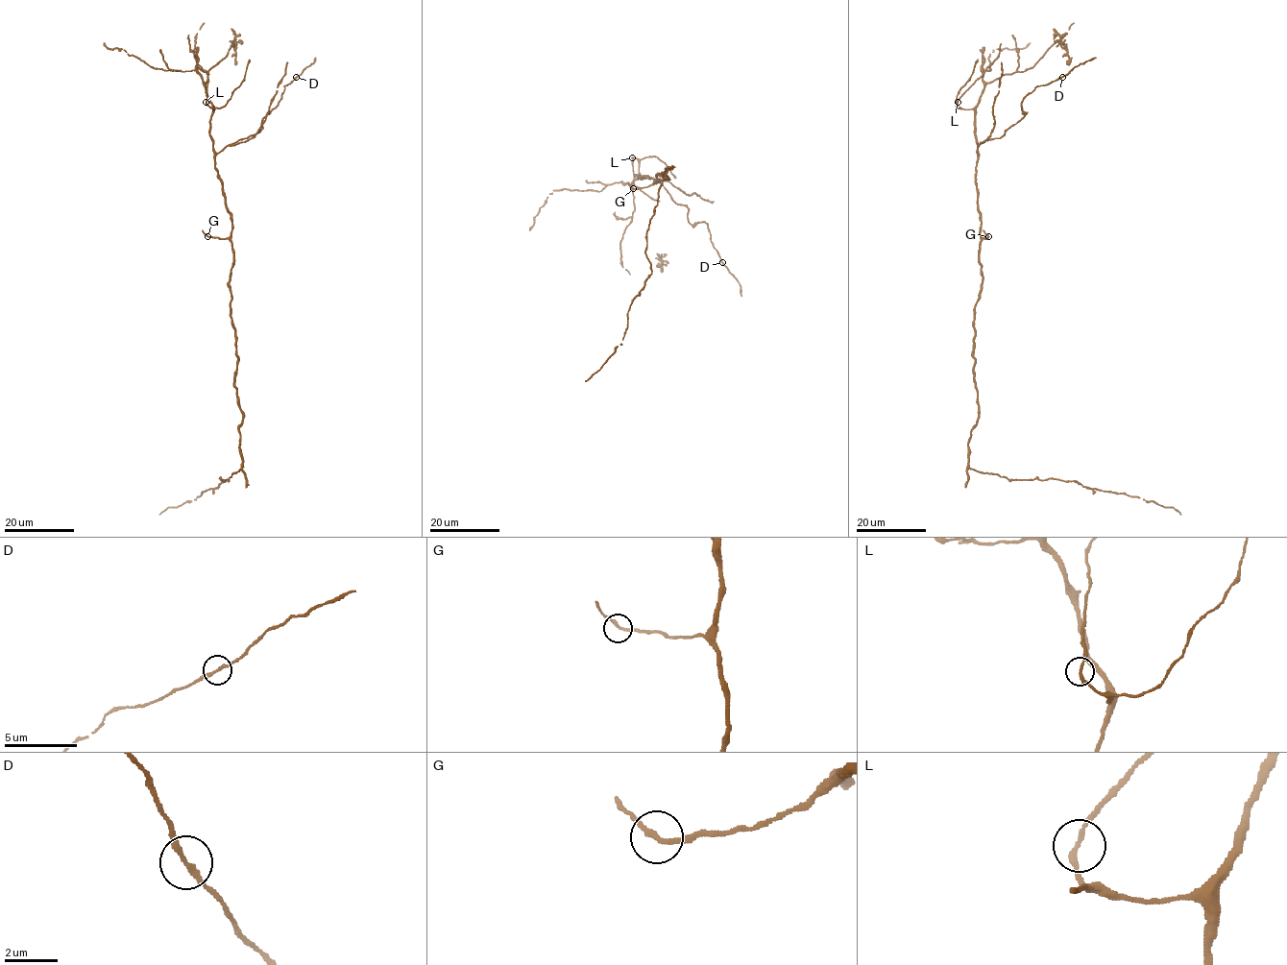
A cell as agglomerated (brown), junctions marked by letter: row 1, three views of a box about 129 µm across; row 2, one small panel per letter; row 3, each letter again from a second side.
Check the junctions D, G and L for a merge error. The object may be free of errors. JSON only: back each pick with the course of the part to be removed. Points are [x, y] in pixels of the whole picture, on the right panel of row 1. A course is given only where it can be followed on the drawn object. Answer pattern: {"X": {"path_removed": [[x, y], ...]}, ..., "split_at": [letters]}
{"split_at": []}

